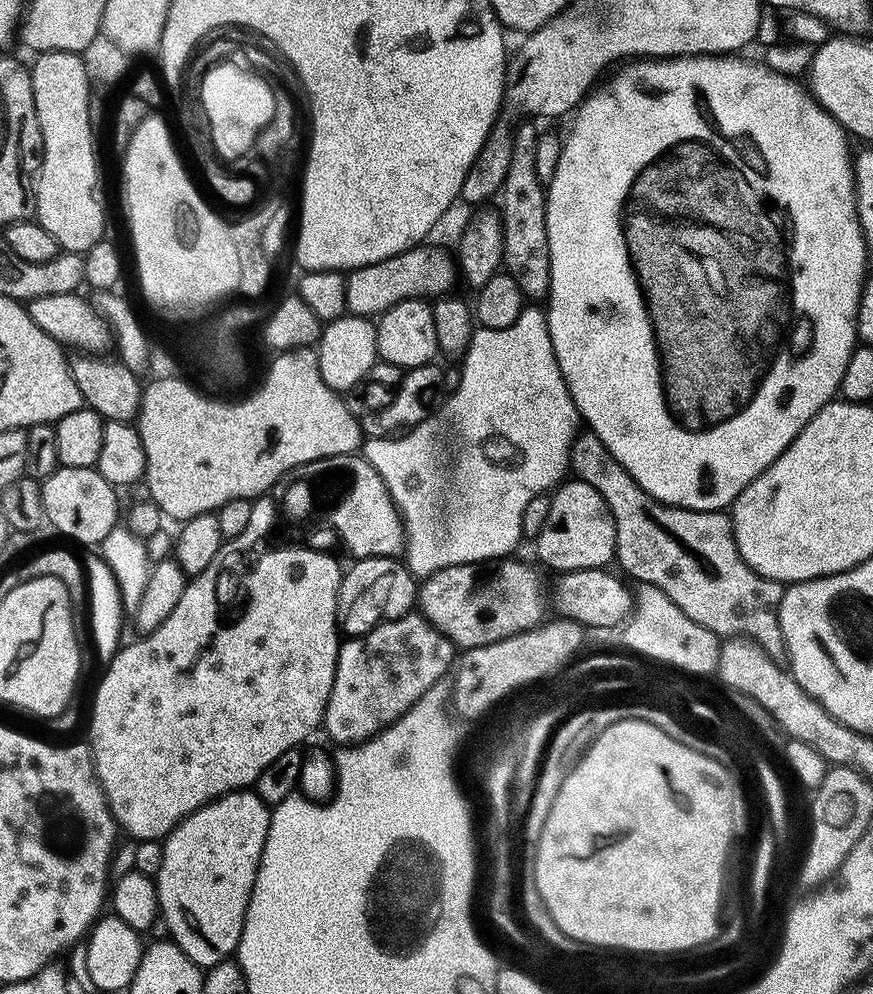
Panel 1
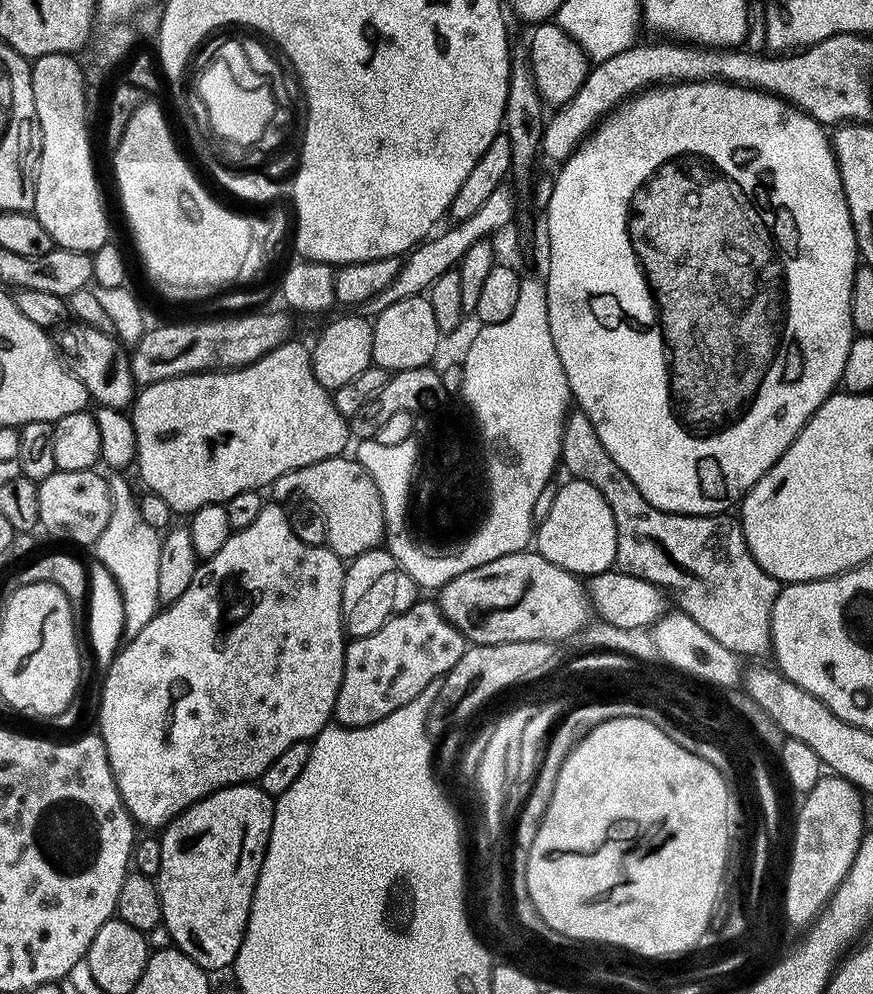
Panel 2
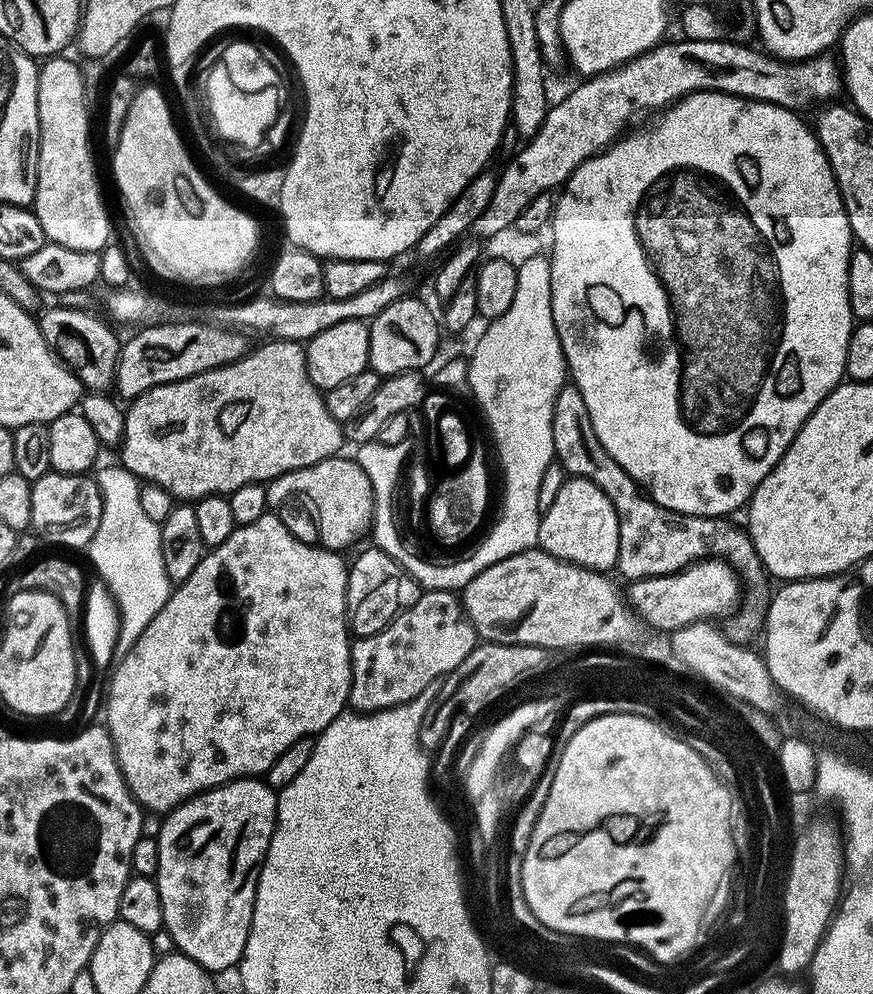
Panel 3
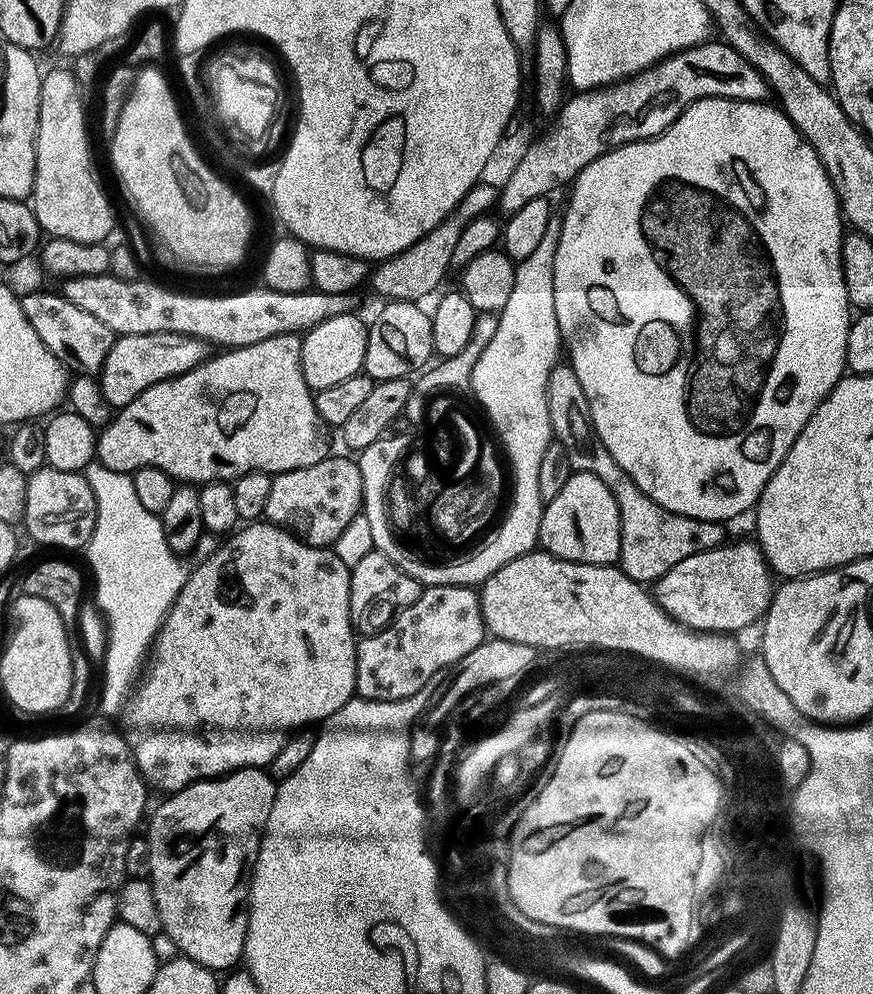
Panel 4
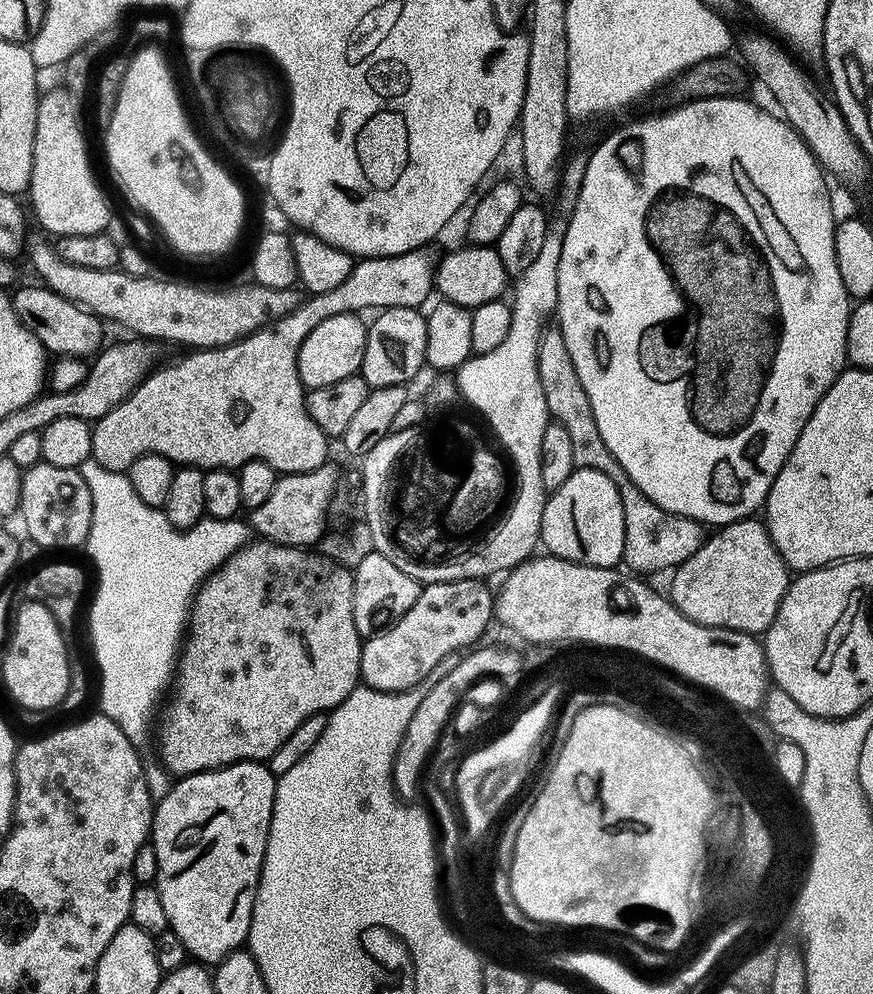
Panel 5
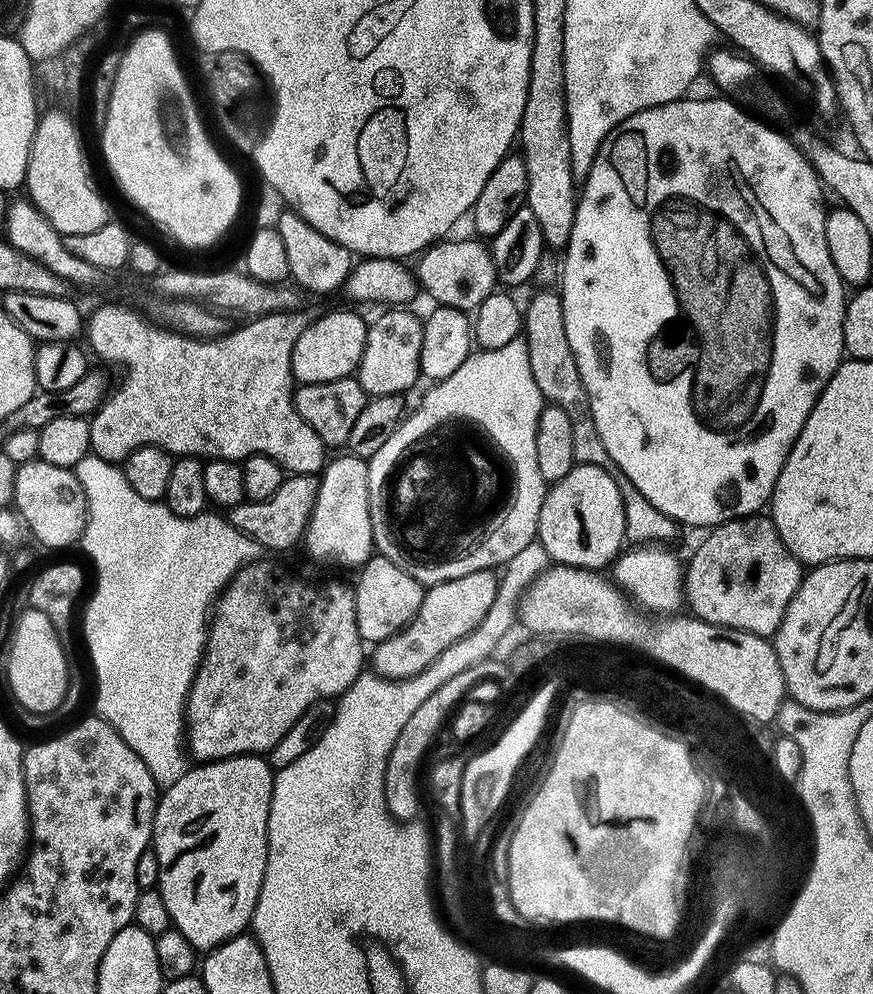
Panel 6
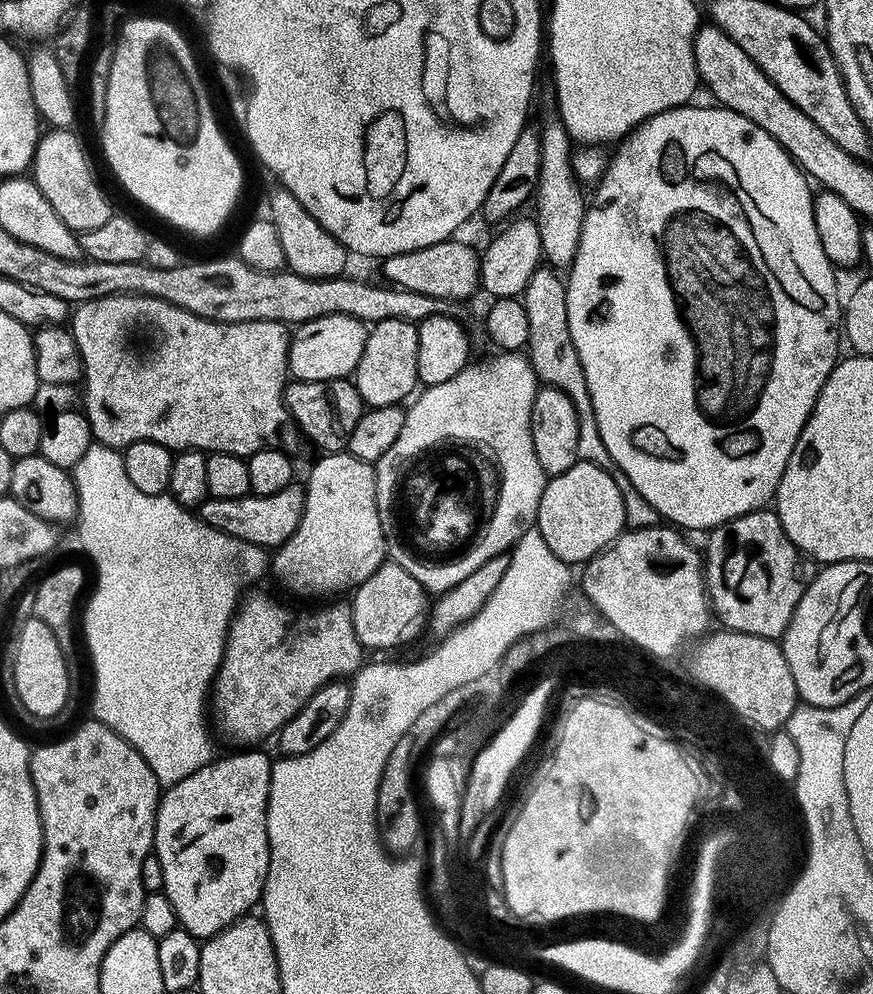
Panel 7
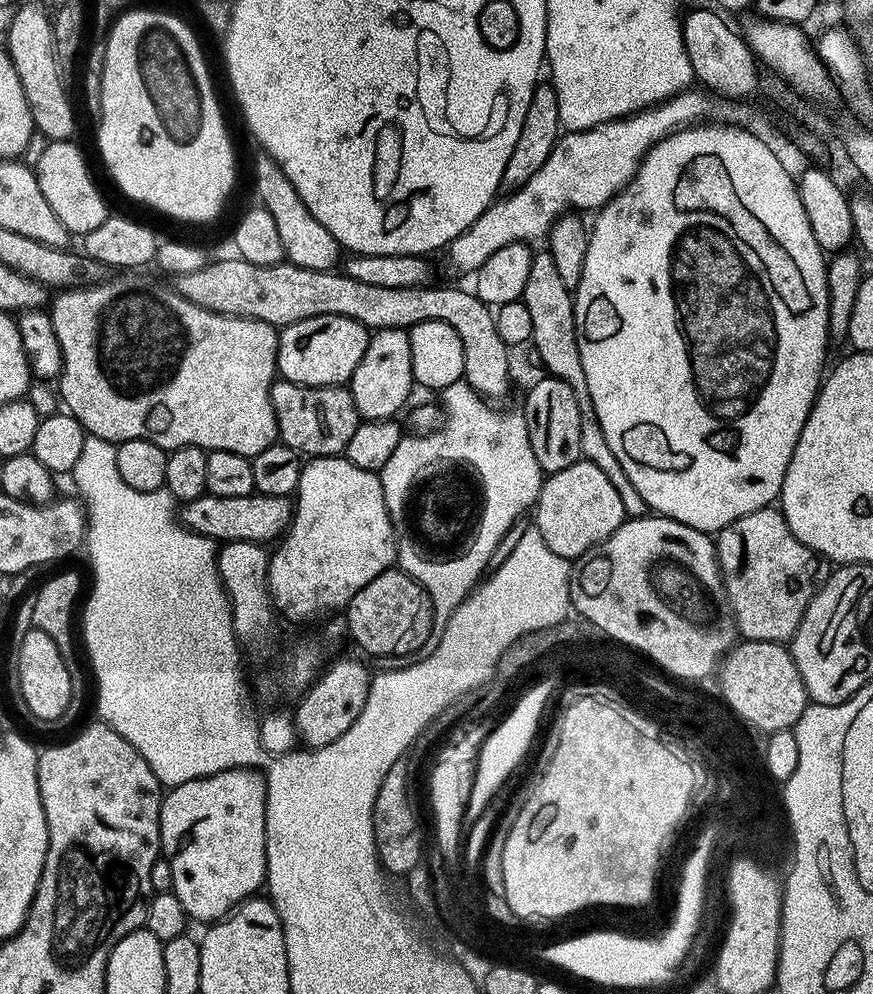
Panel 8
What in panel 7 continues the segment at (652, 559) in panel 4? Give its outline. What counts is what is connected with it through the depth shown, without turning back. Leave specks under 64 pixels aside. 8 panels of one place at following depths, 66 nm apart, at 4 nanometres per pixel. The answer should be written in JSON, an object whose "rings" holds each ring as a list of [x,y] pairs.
{"rings":[[[541,266],[536,269],[530,282],[524,288],[522,301],[529,318],[529,338],[526,345],[526,355],[532,364],[537,381],[541,385],[557,388],[574,402],[574,414],[578,414],[578,454],[585,464],[598,466],[610,478],[614,478],[614,486],[622,494],[624,503],[624,523],[629,529],[651,528],[657,523],[656,509],[638,494],[634,482],[626,478],[624,471],[610,458],[610,450],[606,450],[606,442],[602,442],[602,434],[598,430],[598,418],[594,418],[594,402],[590,398],[590,386],[586,386],[586,374],[582,370],[578,350],[574,348],[574,338],[570,338],[569,312],[566,310],[565,281],[551,267]]]}

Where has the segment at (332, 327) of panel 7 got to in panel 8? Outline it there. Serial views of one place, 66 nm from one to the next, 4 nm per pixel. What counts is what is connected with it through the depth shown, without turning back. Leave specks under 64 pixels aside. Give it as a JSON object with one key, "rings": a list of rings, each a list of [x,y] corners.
{"rings":[[[319,316],[318,318],[306,318],[302,322],[294,322],[289,328],[285,328],[279,333],[276,346],[276,371],[283,379],[295,384],[305,384],[306,386],[347,385],[352,379],[358,362],[362,362],[362,354],[366,354],[369,335],[369,329],[354,322],[354,318],[345,316]]]}

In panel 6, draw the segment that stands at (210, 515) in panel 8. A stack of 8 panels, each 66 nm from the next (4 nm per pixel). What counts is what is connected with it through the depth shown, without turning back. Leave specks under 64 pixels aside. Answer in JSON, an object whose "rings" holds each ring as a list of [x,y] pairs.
{"rings":[[[289,475],[278,486],[274,498],[265,500],[245,499],[243,504],[227,509],[226,519],[242,534],[246,534],[254,542],[258,542],[269,553],[284,552],[301,543],[304,531],[308,529],[308,520],[314,510],[314,502],[318,494],[319,479],[315,475]]]}

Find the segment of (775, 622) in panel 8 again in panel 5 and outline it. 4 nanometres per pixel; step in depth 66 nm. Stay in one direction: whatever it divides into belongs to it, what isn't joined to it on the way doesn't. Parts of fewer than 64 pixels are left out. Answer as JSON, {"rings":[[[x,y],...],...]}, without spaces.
{"rings":[[[745,518],[713,532],[689,560],[671,573],[672,604],[686,618],[711,628],[767,632],[790,583],[789,566],[778,554],[767,523],[760,518]]]}

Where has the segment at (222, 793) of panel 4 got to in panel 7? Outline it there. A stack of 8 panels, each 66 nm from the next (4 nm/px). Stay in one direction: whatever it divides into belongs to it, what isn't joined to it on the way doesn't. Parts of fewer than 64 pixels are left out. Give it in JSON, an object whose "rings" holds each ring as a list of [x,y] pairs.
{"rings":[[[236,750],[233,756],[213,758],[182,782],[171,785],[156,807],[154,855],[162,862],[163,892],[174,906],[179,927],[194,937],[218,935],[261,903],[270,862],[268,795],[273,761],[260,751],[264,750]]]}

